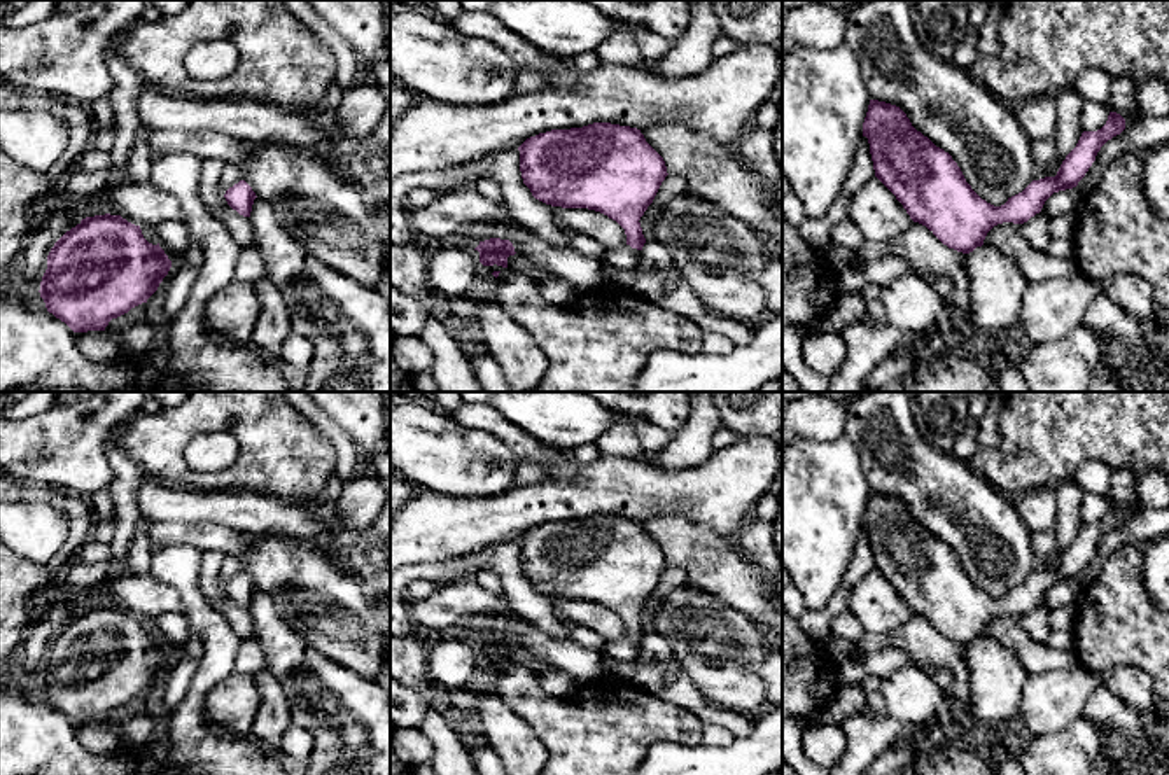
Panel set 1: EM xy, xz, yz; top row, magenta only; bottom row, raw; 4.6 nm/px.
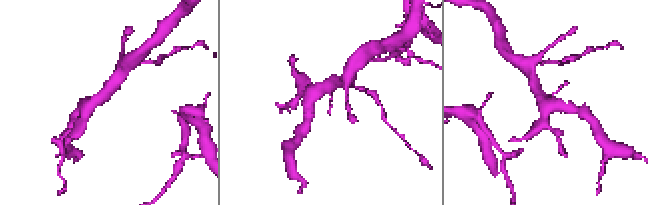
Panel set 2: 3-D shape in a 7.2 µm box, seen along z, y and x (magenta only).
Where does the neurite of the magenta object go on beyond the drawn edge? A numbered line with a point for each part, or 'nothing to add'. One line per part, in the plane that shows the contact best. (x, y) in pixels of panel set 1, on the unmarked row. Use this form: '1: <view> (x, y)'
nothing to add

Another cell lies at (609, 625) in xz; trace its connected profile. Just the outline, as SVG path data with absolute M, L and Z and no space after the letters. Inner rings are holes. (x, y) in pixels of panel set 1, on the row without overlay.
M551 598L558 616L570 625L588 626L607 640L620 640L626 635L625 621L607 607L588 600L562 600Z

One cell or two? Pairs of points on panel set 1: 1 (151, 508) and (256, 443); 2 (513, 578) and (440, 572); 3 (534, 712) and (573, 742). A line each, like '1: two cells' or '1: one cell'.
1: two cells
2: one cell
3: one cell

